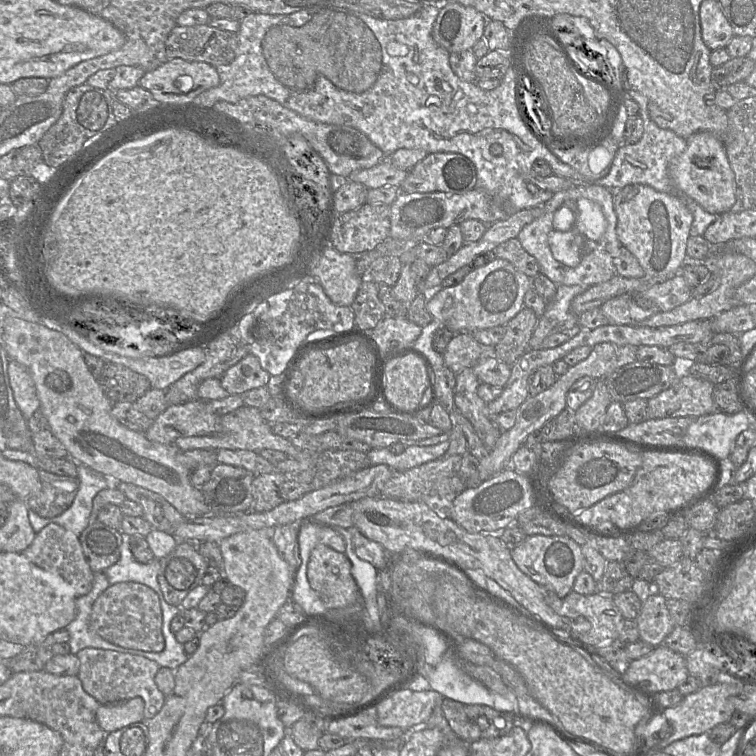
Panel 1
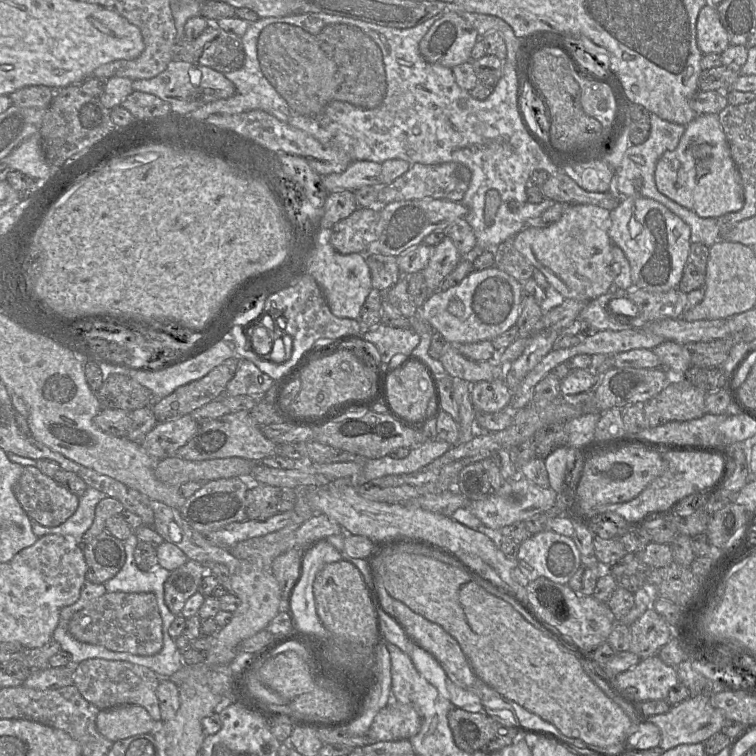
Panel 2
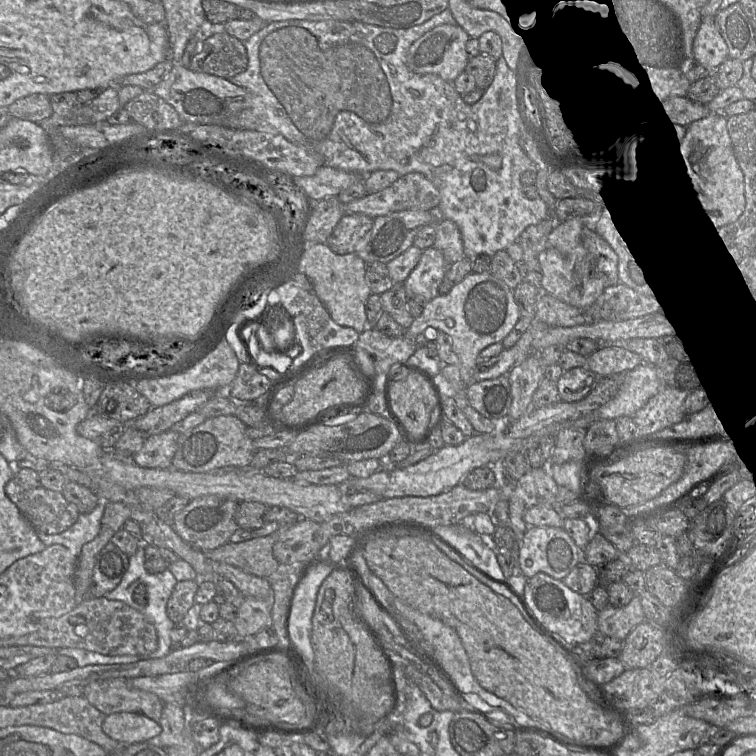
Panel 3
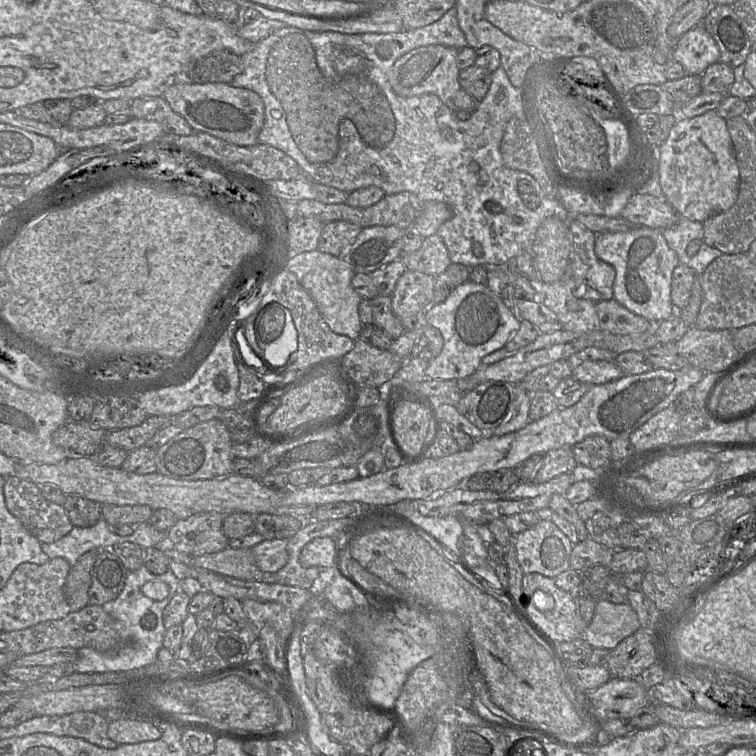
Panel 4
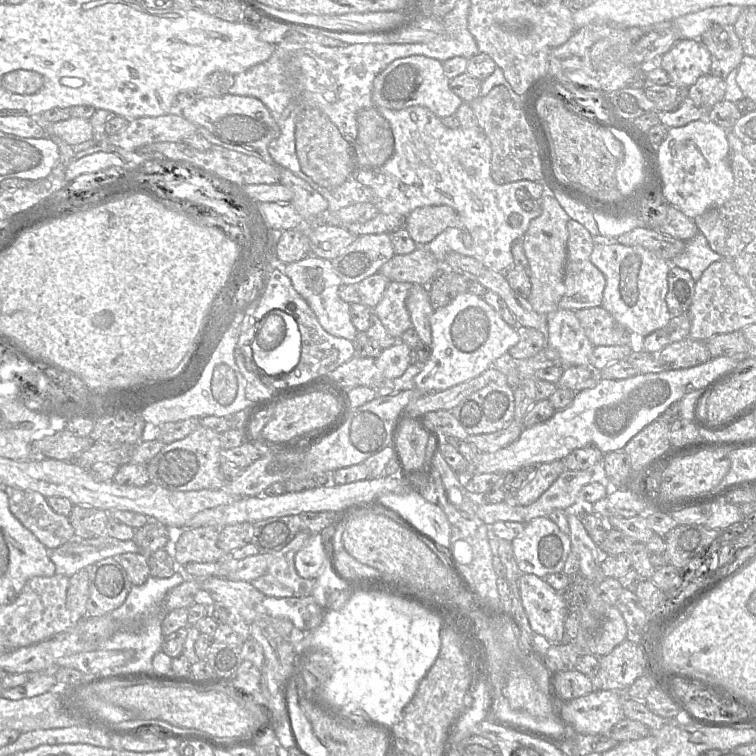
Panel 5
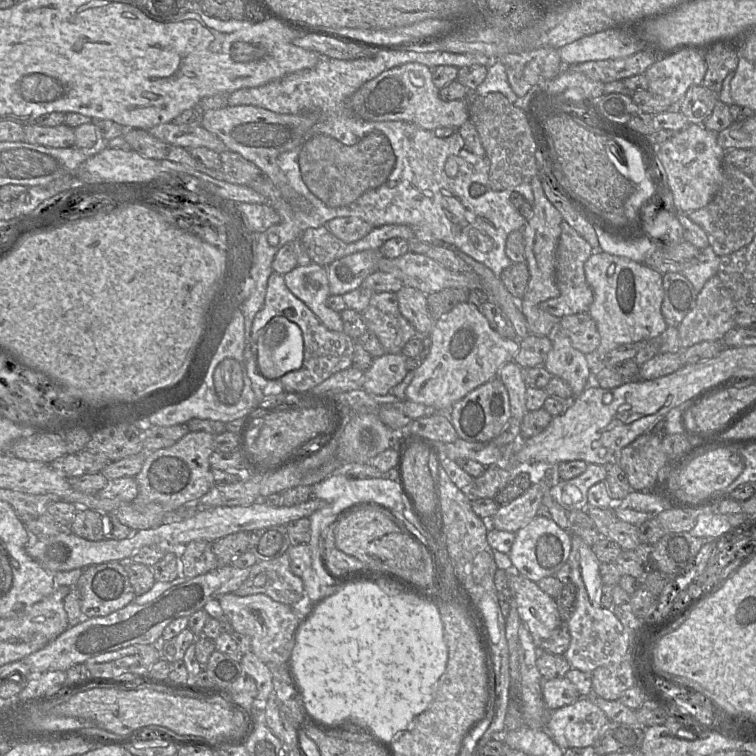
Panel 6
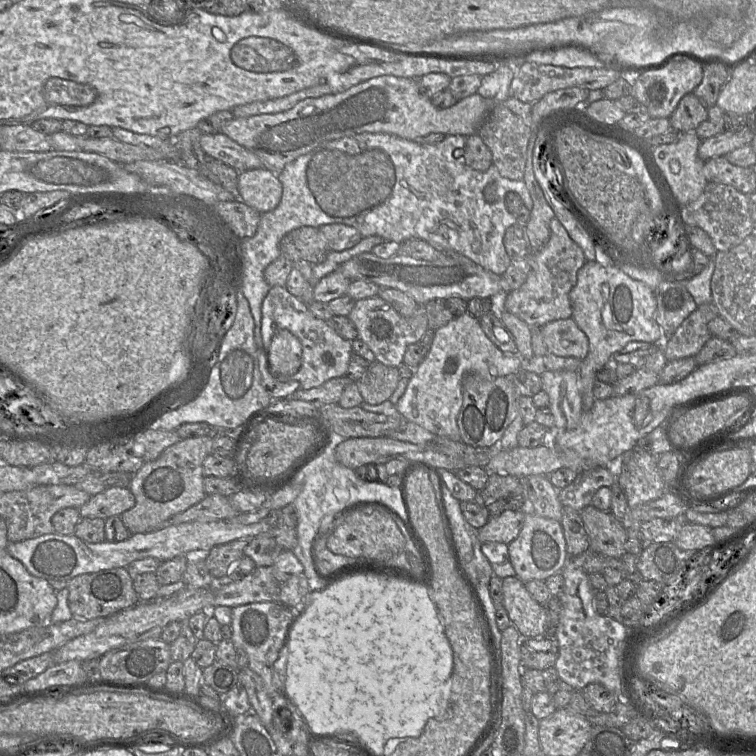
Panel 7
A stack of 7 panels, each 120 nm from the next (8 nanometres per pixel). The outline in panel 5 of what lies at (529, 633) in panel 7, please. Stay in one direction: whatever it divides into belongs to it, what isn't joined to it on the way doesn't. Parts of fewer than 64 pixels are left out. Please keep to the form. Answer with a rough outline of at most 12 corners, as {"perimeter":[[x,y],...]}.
{"perimeter":[[522,574],[522,604],[540,644],[561,644],[567,607],[544,578]]}

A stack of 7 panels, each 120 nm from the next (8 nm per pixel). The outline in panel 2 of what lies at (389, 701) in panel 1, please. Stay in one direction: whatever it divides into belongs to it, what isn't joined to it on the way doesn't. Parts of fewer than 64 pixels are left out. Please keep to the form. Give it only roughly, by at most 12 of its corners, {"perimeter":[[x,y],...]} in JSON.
{"perimeter":[[392,700],[376,715],[371,743],[409,740],[422,719]]}

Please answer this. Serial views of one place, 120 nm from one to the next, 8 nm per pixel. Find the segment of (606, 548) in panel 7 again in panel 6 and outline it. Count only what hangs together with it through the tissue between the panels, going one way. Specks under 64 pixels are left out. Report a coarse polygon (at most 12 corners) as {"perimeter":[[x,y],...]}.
{"perimeter":[[587,507],[603,537],[622,550],[640,544],[637,525],[612,508]]}

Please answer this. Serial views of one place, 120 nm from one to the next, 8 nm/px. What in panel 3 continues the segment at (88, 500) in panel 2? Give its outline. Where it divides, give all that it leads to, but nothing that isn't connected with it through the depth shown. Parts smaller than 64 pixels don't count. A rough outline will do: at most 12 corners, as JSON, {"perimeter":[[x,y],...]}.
{"perimeter":[[106,502],[80,513],[61,533],[37,532],[46,547],[61,544],[79,557],[99,533]]}

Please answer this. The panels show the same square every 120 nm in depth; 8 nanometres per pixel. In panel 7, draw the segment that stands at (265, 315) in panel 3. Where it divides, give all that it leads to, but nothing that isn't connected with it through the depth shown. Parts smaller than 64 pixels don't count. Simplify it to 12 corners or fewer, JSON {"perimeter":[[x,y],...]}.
{"perimeter":[[286,329],[271,341],[267,362],[275,378],[295,374],[302,346]]}

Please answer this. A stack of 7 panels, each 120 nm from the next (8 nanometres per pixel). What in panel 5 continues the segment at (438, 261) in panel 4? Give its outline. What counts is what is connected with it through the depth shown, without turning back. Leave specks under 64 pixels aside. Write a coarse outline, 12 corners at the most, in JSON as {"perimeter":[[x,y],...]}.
{"perimeter":[[418,246],[378,271],[390,282],[428,286],[442,266]]}

